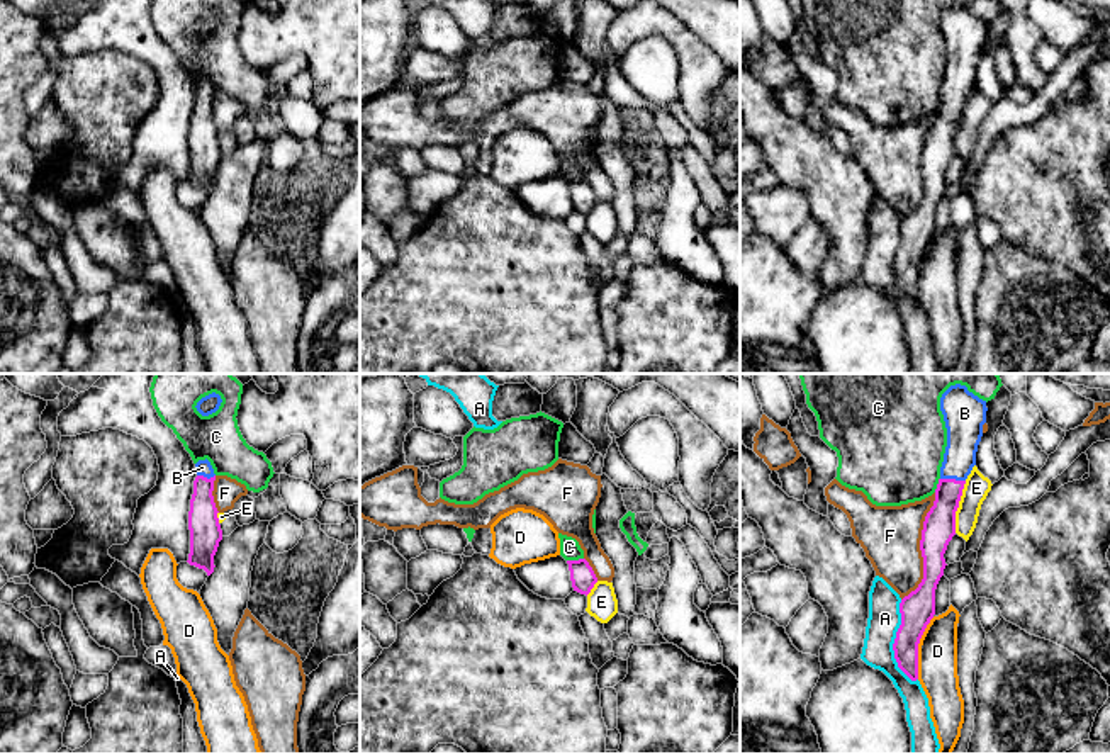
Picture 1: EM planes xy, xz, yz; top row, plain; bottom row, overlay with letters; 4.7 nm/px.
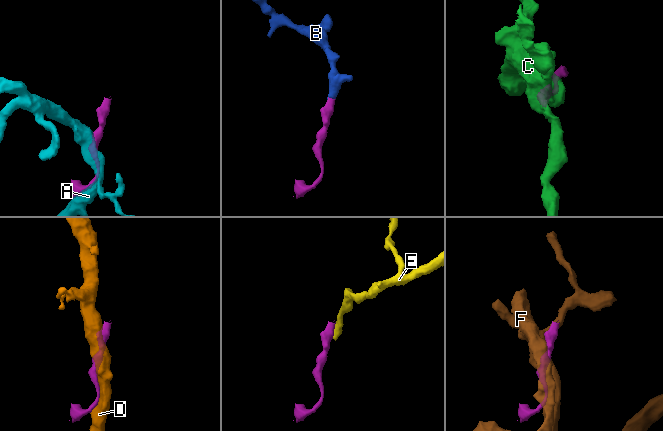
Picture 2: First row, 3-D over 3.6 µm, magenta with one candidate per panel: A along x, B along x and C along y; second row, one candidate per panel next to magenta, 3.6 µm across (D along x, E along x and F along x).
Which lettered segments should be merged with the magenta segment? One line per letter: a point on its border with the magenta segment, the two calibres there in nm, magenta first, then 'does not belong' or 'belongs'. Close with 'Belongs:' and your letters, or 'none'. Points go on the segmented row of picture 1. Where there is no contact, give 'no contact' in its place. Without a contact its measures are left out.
A: yz (895, 642) | 160/160 nm | does not belong
B: yz (953, 479) | 160/180 nm | belongs
C: xz (574, 561) | 120/100 nm | does not belong
D: yz (917, 647) | 160/190 nm | does not belong
E: yz (958, 506) | 160/120 nm | does not belong
F: yz (920, 547) | 160/280 nm | does not belong
Belongs: B

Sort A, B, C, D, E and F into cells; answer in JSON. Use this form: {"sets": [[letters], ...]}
{"sets": [["A"], ["B"], ["C"], ["D"], ["E"], ["F"]]}

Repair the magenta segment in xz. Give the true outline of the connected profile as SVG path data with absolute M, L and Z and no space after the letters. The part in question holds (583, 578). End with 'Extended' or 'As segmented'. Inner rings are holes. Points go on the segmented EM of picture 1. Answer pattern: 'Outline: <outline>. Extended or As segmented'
Outline: M586 559L567 560L567 564L569 564L574 591L587 596L591 589L594 588L594 584L597 582L597 577L592 567L589 566Z. As segmented

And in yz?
Outline: M950 385L940 397L940 411L947 428L947 447L935 489L935 501L925 516L920 550L923 579L900 603L901 625L893 644L898 667L918 679L918 644L935 615L935 589L944 576L949 542L956 535L956 511L967 475L976 465L976 452L986 423L986 401L966 385Z. Extended

